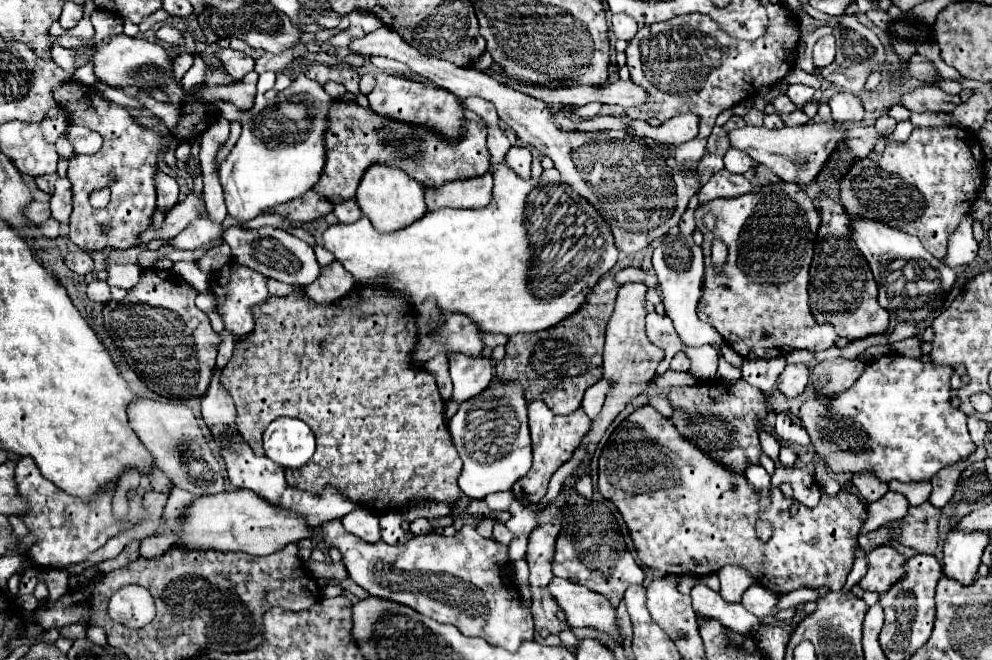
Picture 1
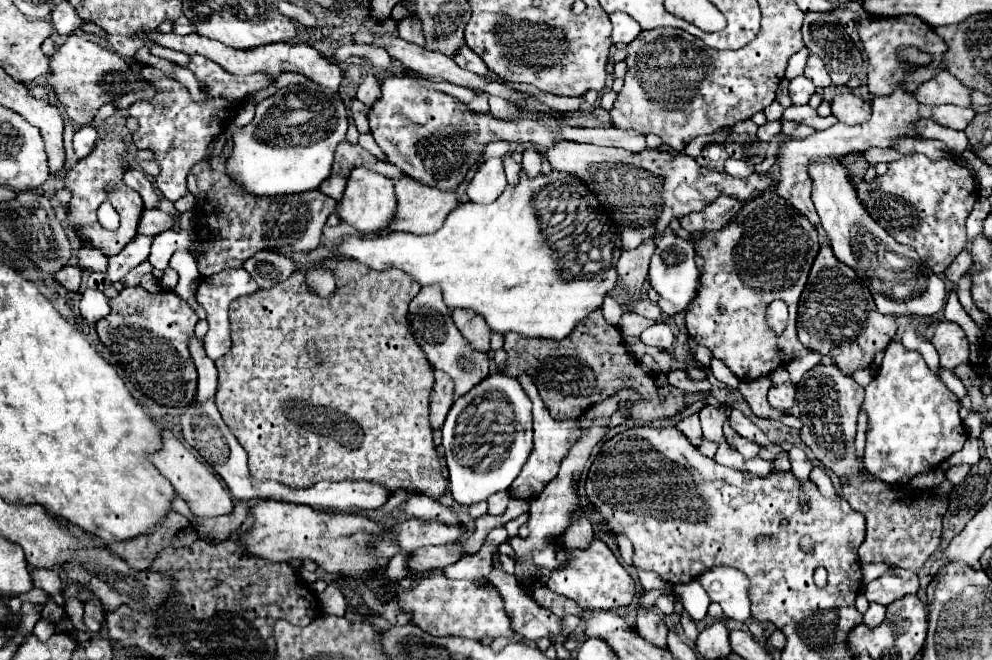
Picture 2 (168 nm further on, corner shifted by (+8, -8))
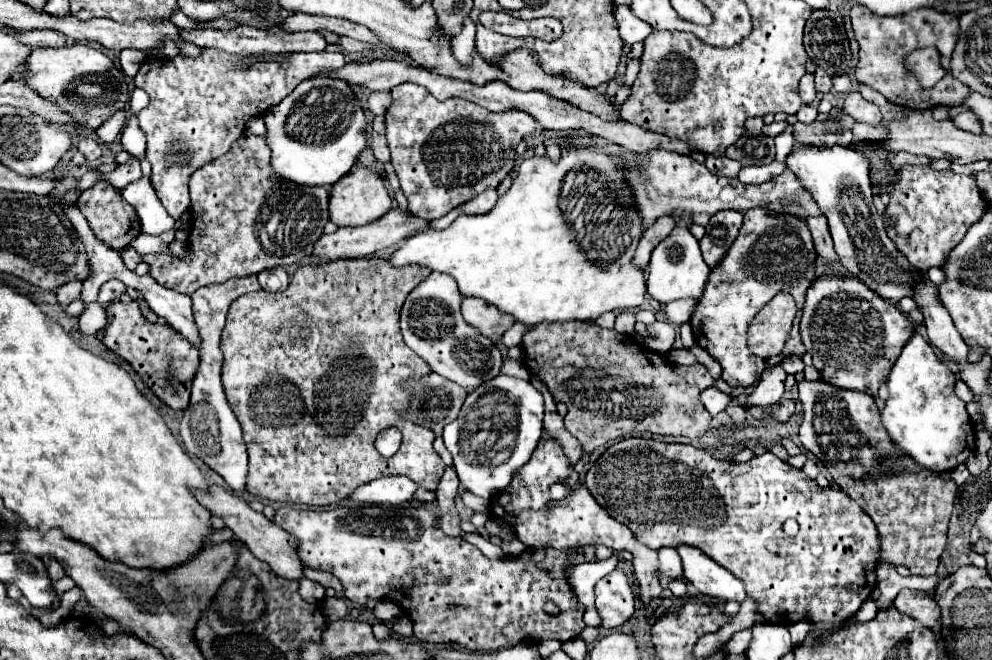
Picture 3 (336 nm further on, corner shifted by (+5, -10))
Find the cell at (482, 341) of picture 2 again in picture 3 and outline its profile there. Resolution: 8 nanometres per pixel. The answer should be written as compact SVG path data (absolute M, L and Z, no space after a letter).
M475 296L463 298L461 312L463 312L463 318L471 326L483 332L483 336L489 336L493 342L499 342L503 332L515 324L513 316L497 310L493 304L487 304L485 300L475 298Z

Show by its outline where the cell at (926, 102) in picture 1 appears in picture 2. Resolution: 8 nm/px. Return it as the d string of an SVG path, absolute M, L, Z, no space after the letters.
M940 104L932 108L932 120L940 126L948 126L952 130L964 130L970 120L976 116L976 112L972 108L962 108L962 106L954 106L954 104Z

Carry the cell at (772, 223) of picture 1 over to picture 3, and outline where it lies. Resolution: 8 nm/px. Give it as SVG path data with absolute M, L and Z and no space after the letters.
M753 208L745 212L745 222L733 246L729 248L725 260L711 270L709 282L705 286L705 294L701 296L693 316L691 328L697 344L705 348L713 358L717 358L723 366L723 380L737 388L749 388L759 382L763 370L777 366L785 356L805 354L805 346L801 342L799 328L793 326L793 332L787 338L787 348L769 360L757 358L749 352L747 346L747 326L753 316L765 306L777 292L793 294L799 312L803 310L805 292L815 280L815 248L811 240L811 232L805 222L793 216L773 216L767 208Z

